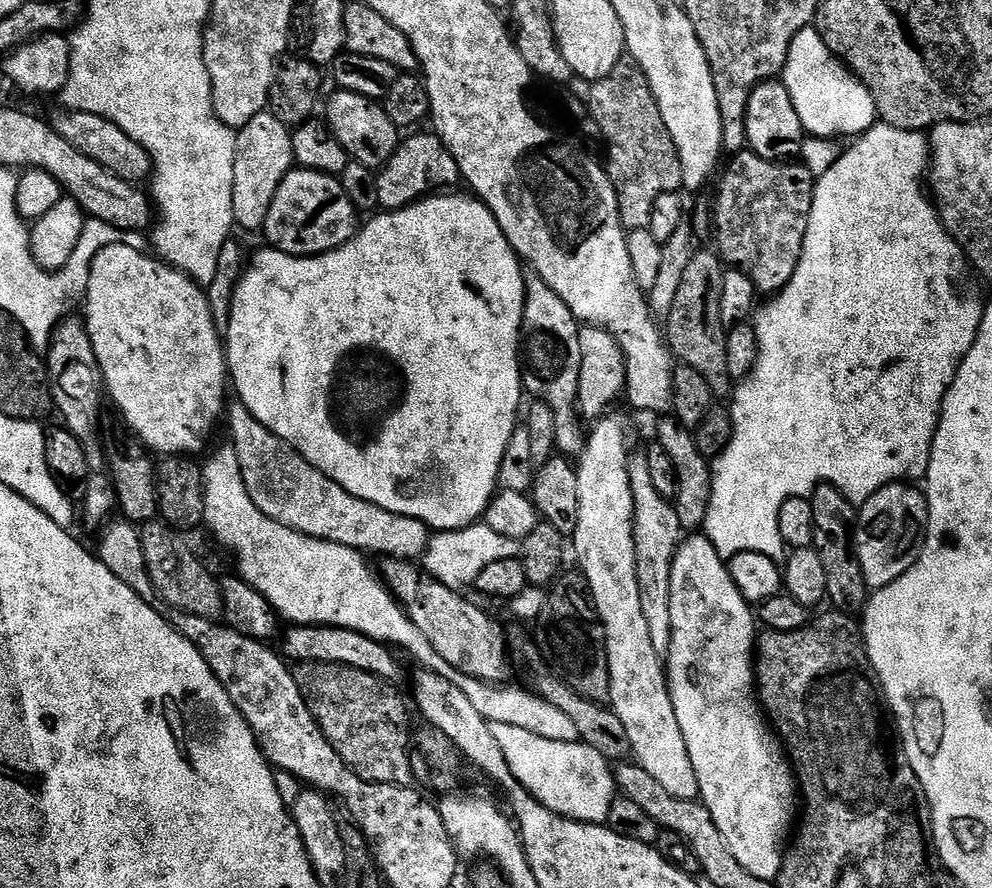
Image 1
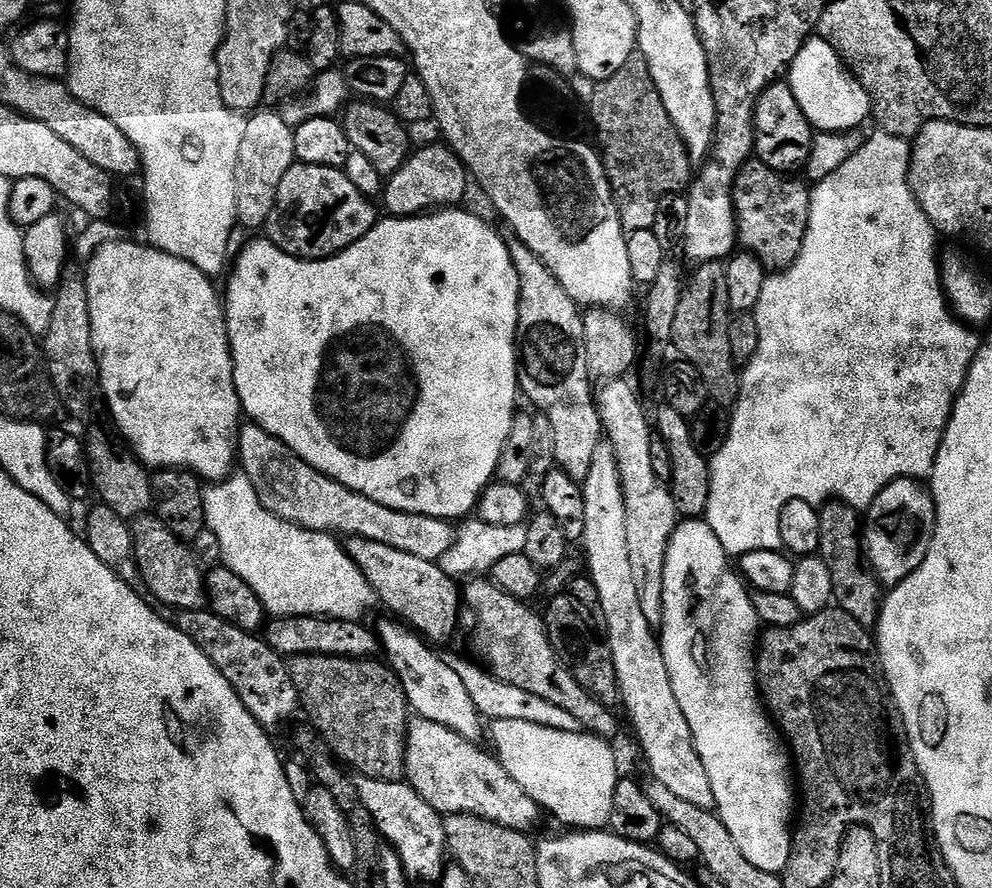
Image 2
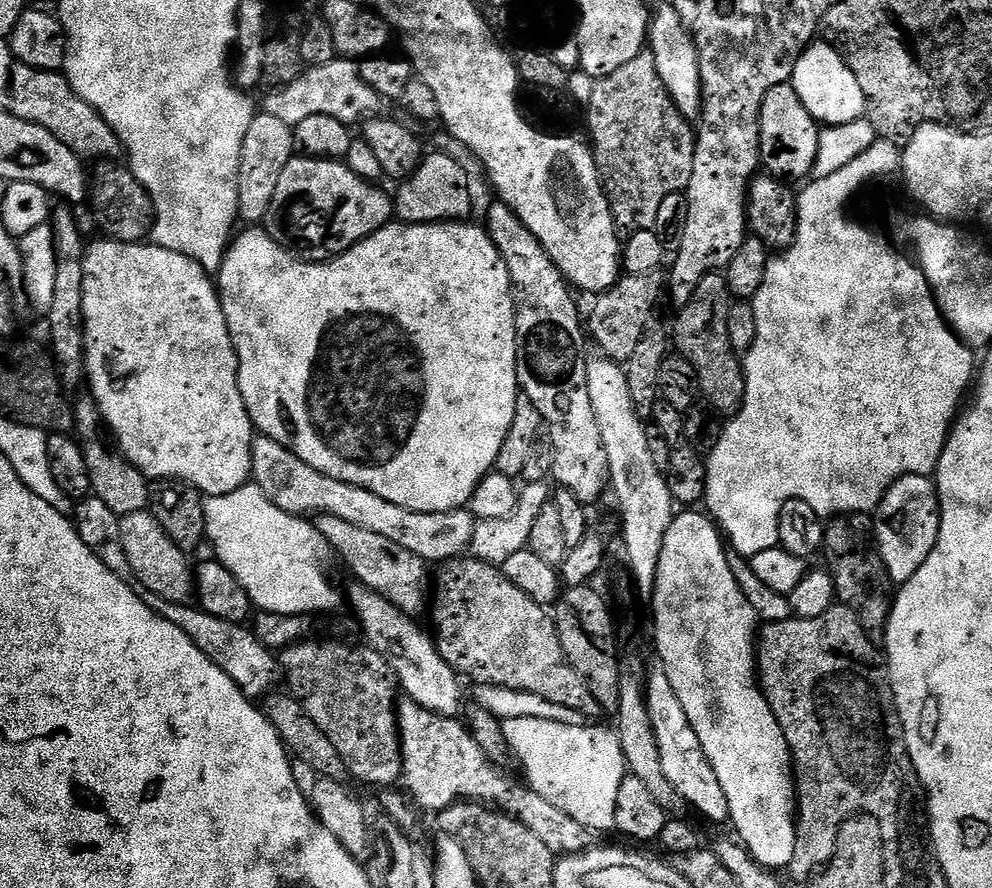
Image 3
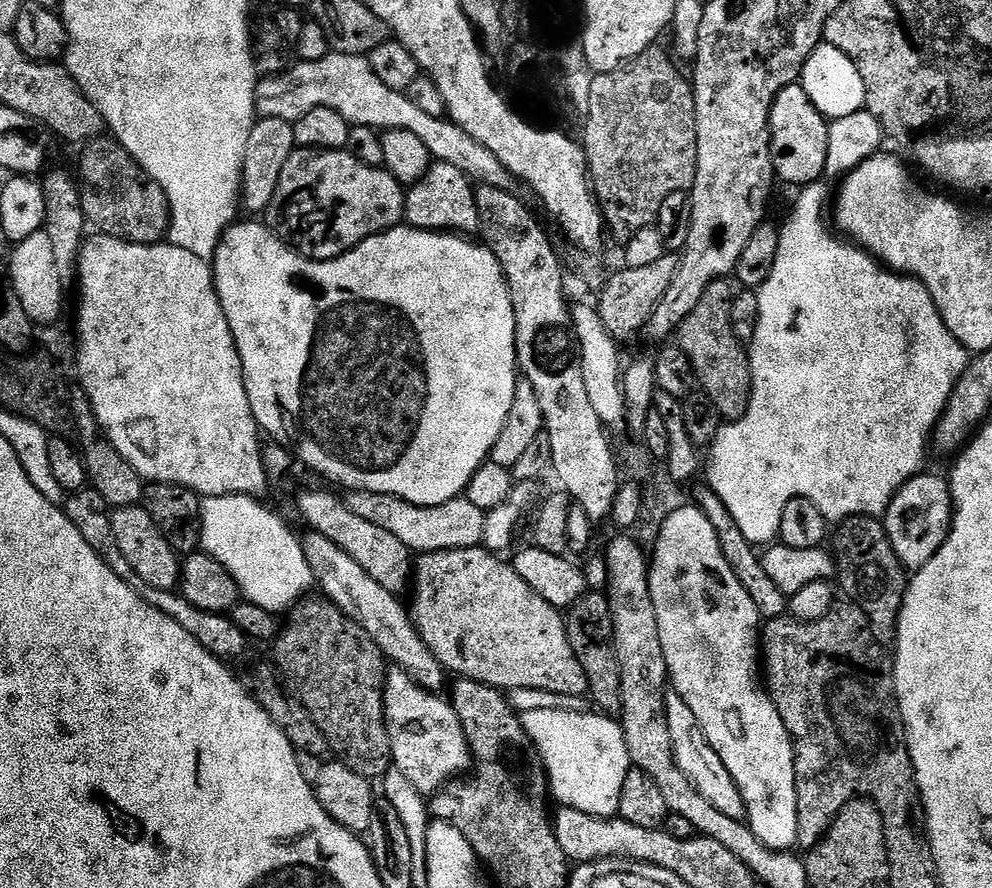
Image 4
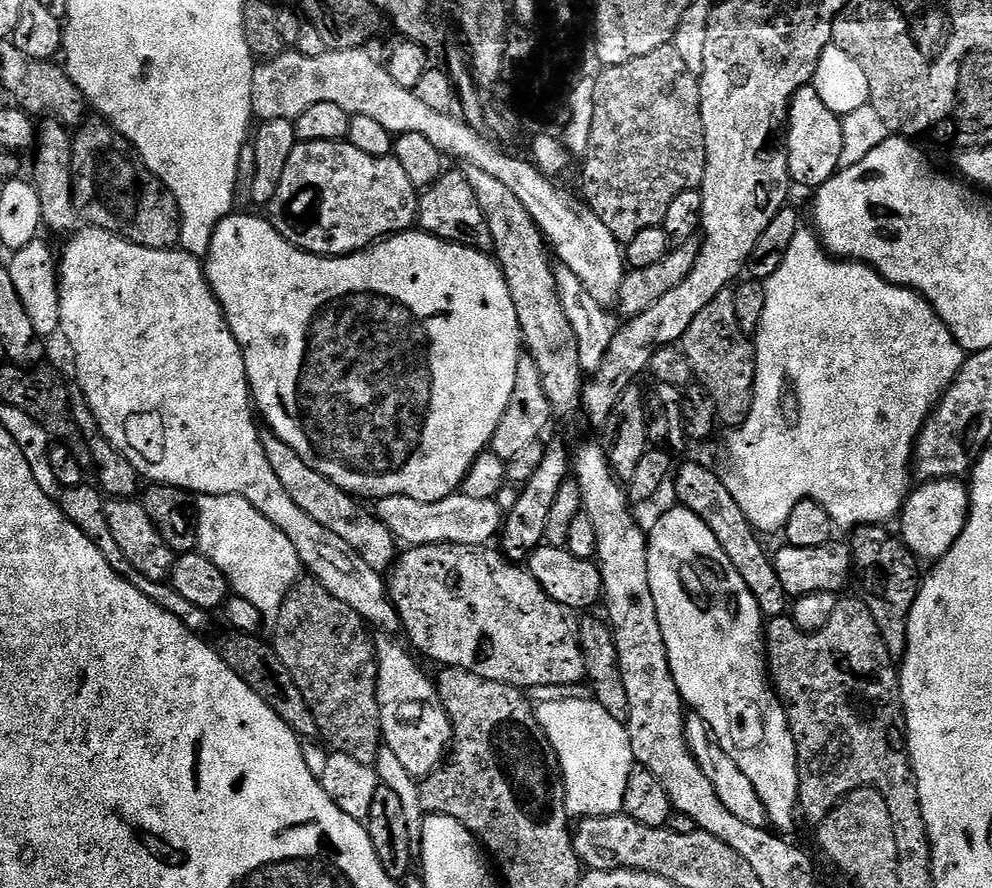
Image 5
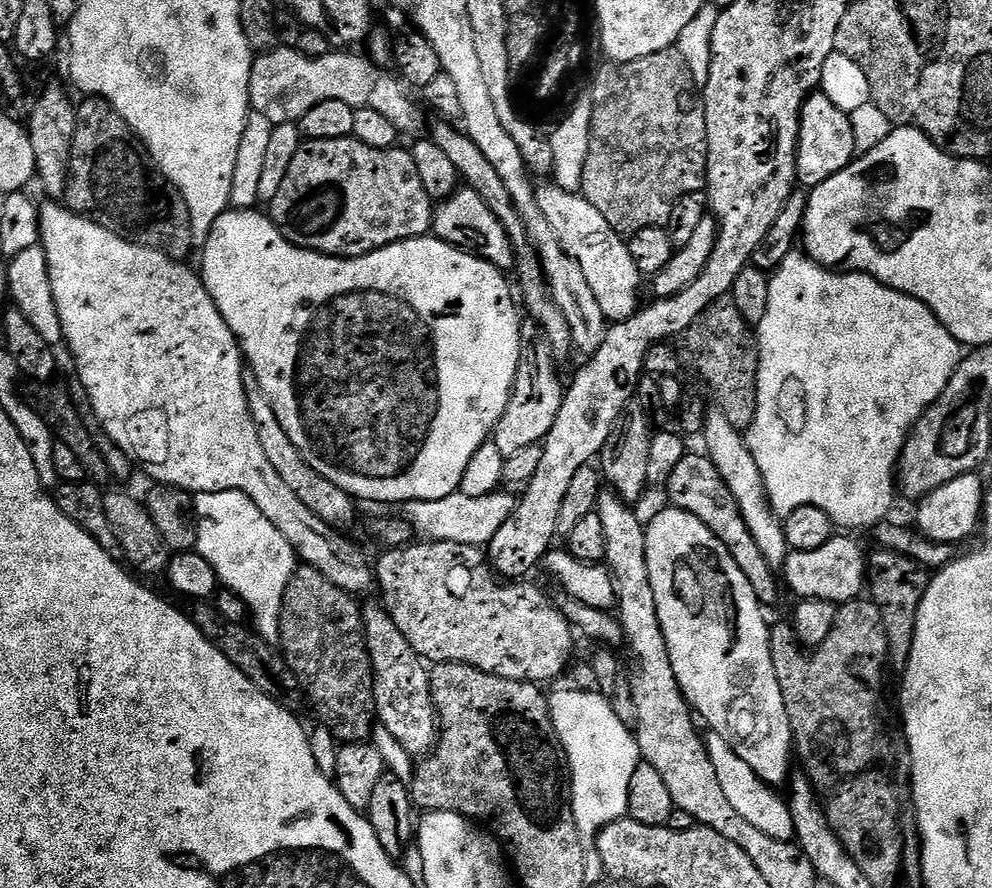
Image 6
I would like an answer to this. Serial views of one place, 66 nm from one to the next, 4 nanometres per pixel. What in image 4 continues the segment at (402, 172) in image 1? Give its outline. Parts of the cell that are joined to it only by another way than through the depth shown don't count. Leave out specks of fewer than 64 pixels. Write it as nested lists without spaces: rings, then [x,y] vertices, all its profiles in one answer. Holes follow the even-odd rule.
[[[433,163],[431,170],[417,184],[407,189],[404,198],[404,220],[407,227],[445,234],[473,234],[480,231],[476,188],[458,166]]]

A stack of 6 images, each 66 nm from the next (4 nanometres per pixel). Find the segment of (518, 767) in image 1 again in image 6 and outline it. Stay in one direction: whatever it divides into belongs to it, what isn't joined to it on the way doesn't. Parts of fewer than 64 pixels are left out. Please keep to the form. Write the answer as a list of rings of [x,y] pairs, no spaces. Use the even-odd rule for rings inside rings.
[[[560,688],[556,693],[548,696],[548,713],[552,715],[552,724],[556,728],[556,737],[564,749],[566,768],[570,773],[570,787],[572,789],[572,809],[574,822],[578,826],[578,834],[584,839],[585,845],[595,845],[596,835],[603,828],[610,826],[615,820],[622,820],[628,816],[628,791],[630,777],[634,770],[642,763],[640,747],[636,745],[633,729],[628,728],[610,710],[610,702],[600,695],[599,691],[579,692],[576,688]]]

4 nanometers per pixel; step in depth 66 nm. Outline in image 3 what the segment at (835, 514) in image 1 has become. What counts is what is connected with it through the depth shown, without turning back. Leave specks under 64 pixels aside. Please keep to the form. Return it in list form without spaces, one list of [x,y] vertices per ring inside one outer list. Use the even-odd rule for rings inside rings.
[[[864,514],[839,515],[825,523],[822,549],[823,559],[828,559],[827,571],[831,572],[836,587],[836,599],[850,610],[854,610],[854,614],[858,614],[858,622],[862,622],[869,636],[883,637],[888,626],[888,616],[892,613],[892,579],[882,562],[880,552],[876,549],[869,517]]]

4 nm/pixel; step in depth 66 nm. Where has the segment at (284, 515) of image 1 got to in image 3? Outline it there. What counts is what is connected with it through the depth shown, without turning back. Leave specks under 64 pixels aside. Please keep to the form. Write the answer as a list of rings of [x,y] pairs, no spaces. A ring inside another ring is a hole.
[[[257,435],[252,441],[252,480],[274,506],[290,515],[308,518],[313,514],[327,514],[354,522],[354,526],[362,526],[362,530],[371,530],[398,542],[398,546],[406,546],[410,554],[418,554],[425,562],[455,560],[469,551],[474,538],[477,519],[464,508],[452,512],[411,512],[394,506],[394,502],[386,502],[386,498],[378,498],[378,494],[370,490],[338,482],[314,470],[314,466],[306,466],[298,454],[269,436]]]

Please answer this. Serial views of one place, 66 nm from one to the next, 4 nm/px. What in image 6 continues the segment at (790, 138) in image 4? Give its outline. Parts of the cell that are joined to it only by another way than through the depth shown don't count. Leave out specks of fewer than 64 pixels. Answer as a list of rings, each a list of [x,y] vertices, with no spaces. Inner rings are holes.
[[[817,90],[804,101],[804,109],[800,111],[800,137],[796,143],[796,179],[805,189],[817,188],[826,178],[852,163],[857,151],[851,120],[851,115],[838,110],[824,92]]]

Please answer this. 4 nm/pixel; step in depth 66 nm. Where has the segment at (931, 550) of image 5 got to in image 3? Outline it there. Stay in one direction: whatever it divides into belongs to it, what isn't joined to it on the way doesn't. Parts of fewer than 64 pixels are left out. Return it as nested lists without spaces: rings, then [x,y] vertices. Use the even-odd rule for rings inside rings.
[[[901,476],[884,493],[874,513],[876,549],[880,552],[880,557],[890,574],[893,585],[902,585],[910,578],[914,578],[914,574],[918,574],[918,566],[922,566],[922,562],[930,558],[930,550],[934,550],[939,537],[940,495],[936,493],[935,483],[927,476]]]

